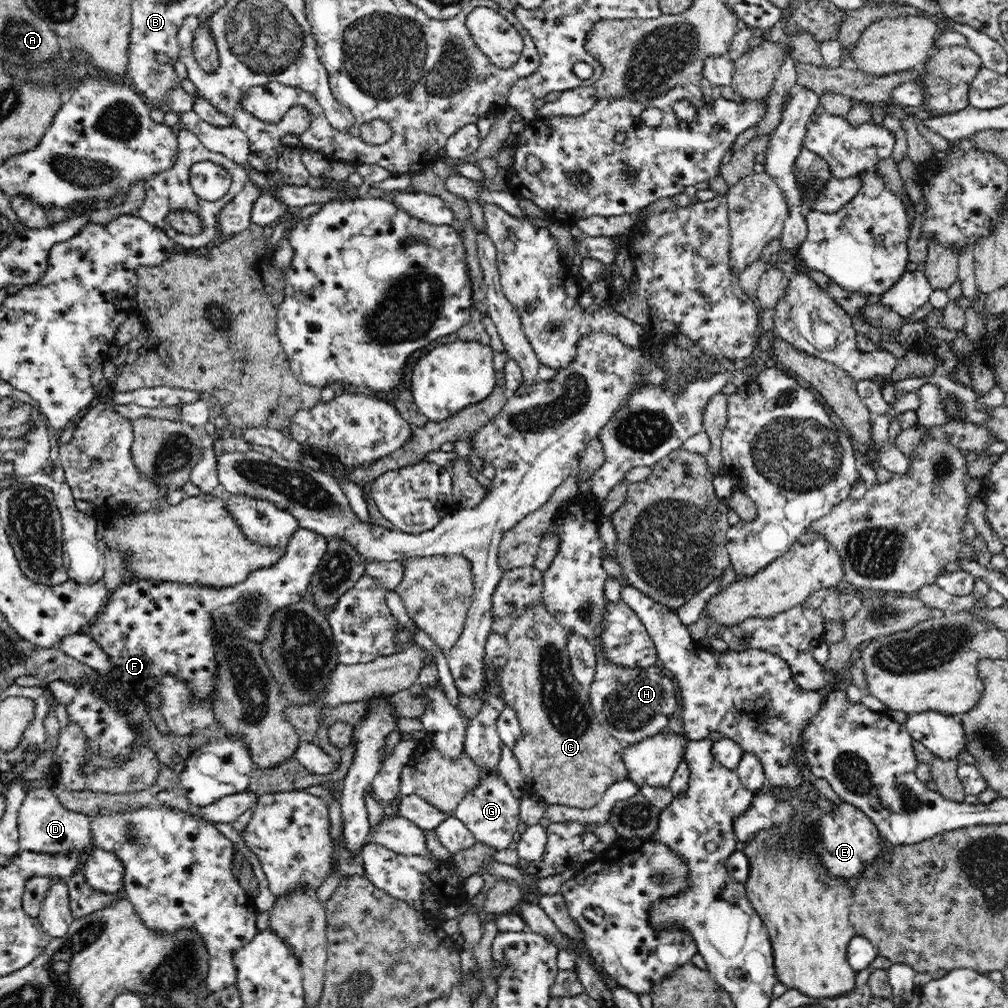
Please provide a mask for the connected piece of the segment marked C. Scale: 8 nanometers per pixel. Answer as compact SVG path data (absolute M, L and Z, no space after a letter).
M542 601L530 604L505 634L508 658L501 668L503 697L507 706L516 711L521 733L513 753L524 776L524 787L531 794L540 795L549 805L564 805L579 809L596 806L606 789L614 783L628 779L623 761L624 746L616 737L608 734L595 717L586 687L578 684L570 668L566 642L572 632L561 625L543 605Z

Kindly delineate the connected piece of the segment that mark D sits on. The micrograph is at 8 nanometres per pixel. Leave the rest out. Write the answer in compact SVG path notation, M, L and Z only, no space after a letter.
M30 788L18 810L19 847L22 851L72 856L74 850L86 857L89 852L91 826L88 815L75 813L62 806L52 788Z

